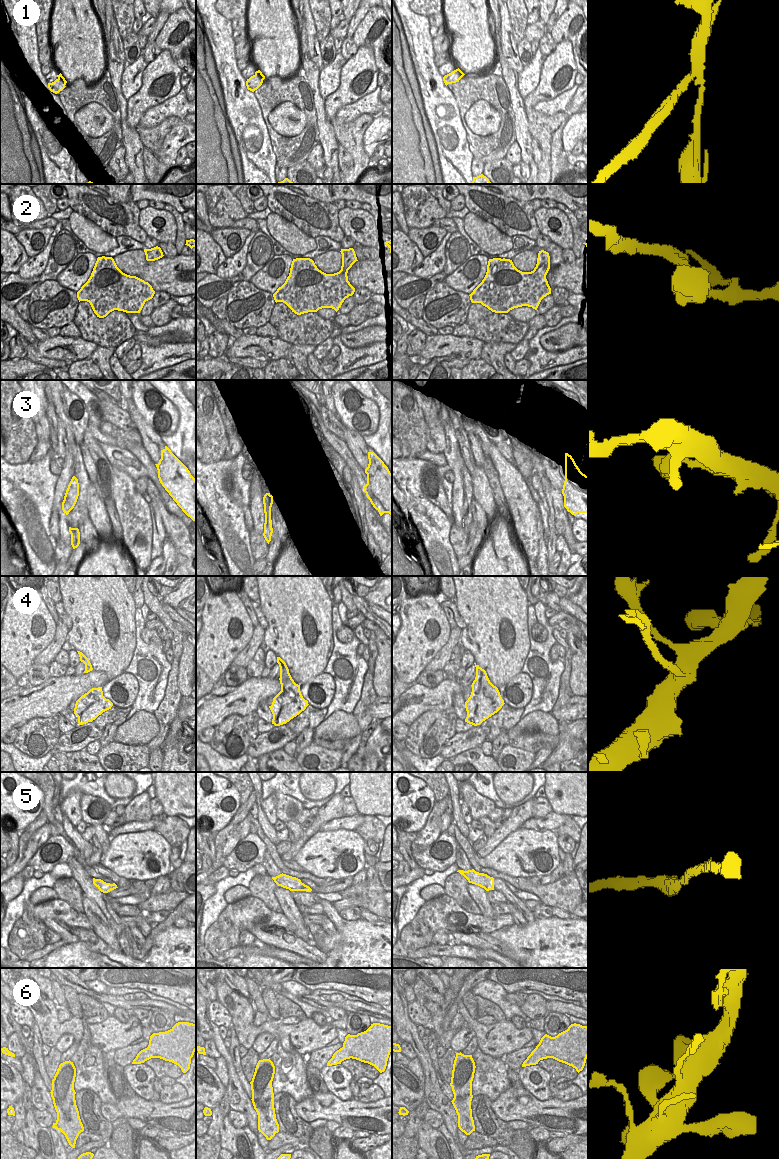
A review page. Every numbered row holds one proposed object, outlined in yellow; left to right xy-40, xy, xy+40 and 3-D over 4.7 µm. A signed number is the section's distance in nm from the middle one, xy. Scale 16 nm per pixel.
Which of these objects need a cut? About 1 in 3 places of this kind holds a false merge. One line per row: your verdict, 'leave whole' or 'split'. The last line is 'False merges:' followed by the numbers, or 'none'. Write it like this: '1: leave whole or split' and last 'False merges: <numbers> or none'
1: split
2: split
3: split
4: split
5: leave whole
6: leave whole
False merges: 1, 2, 3, 4

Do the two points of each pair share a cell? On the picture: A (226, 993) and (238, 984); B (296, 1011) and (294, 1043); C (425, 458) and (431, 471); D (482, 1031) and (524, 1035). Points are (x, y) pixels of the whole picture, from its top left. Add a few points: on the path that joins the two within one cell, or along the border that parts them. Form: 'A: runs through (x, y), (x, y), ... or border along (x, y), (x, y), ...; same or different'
A: border along (225, 981), (231, 988), (249, 999); different
B: border along (306, 1017), (300, 1021); different
C: border along (446, 463), (429, 463), (422, 470), (420, 485); different
D: runs through (492, 1033), (494, 1035), (514, 1036); same

